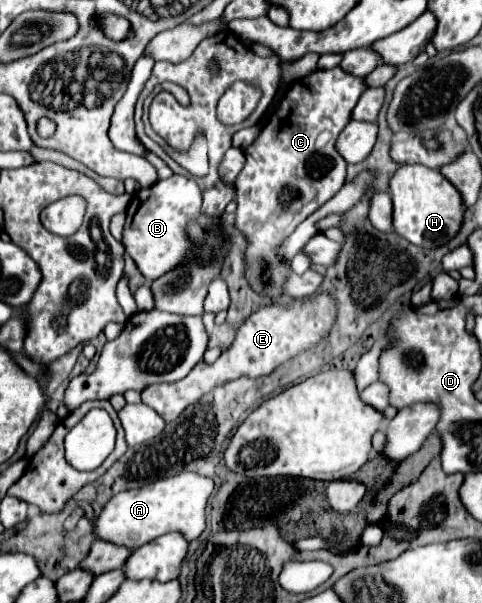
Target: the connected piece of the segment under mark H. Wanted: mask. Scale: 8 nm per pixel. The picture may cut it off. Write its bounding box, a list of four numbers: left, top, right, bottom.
[390,165,464,249]

